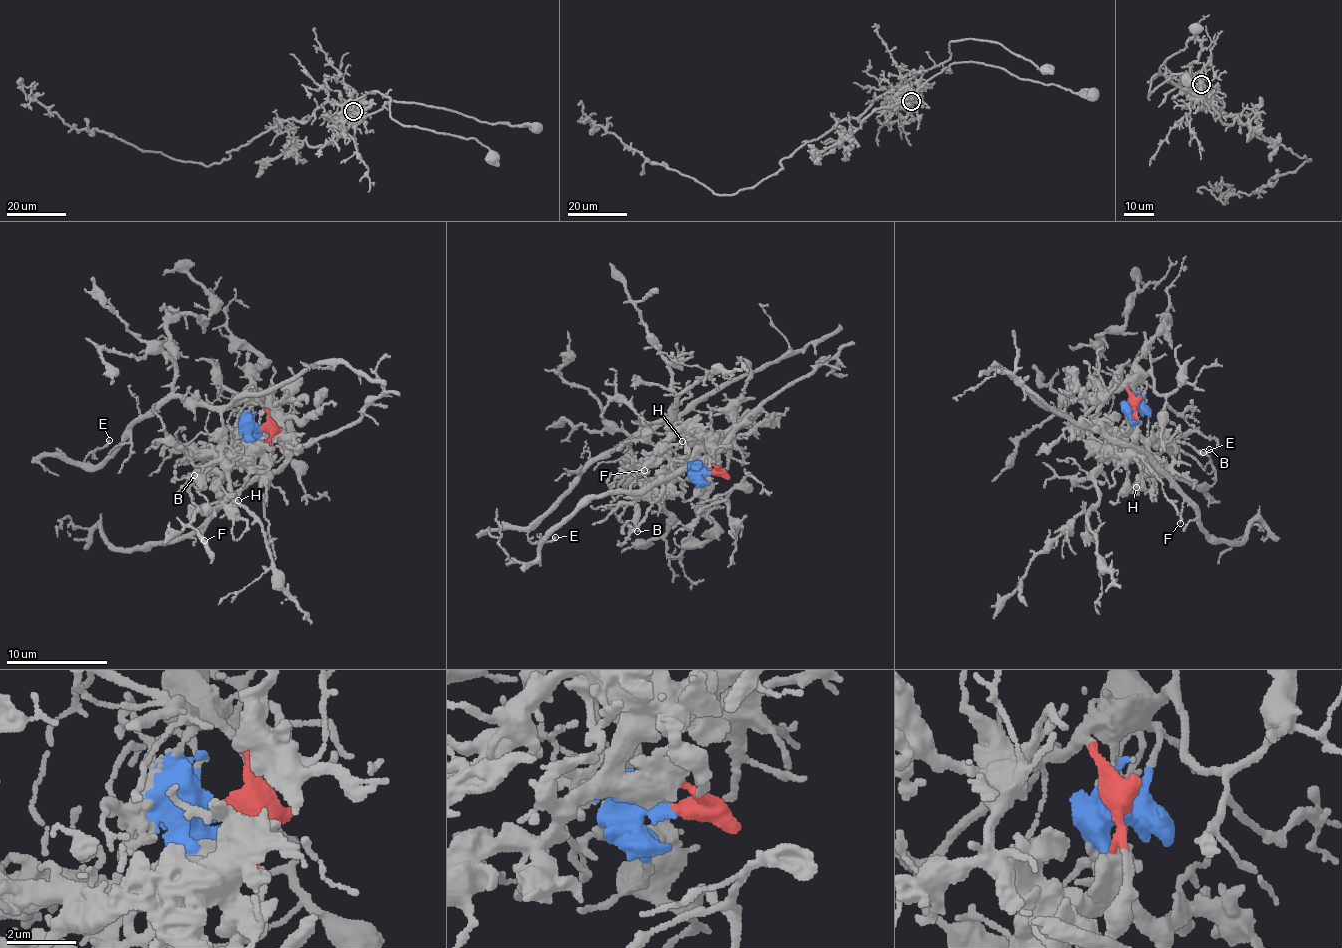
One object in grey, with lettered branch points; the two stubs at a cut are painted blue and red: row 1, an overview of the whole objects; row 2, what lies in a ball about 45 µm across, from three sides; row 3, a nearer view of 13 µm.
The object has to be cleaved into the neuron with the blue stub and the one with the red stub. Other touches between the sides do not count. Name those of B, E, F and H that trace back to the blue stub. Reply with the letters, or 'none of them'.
B, F, H

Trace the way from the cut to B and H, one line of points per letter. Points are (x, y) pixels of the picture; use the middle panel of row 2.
B: (708, 472), (695, 464), (682, 470), (670, 481), (657, 482), (652, 487), (647, 515), (637, 531)
H: (708, 472), (690, 461), (676, 468), (665, 453), (664, 446), (681, 440)

